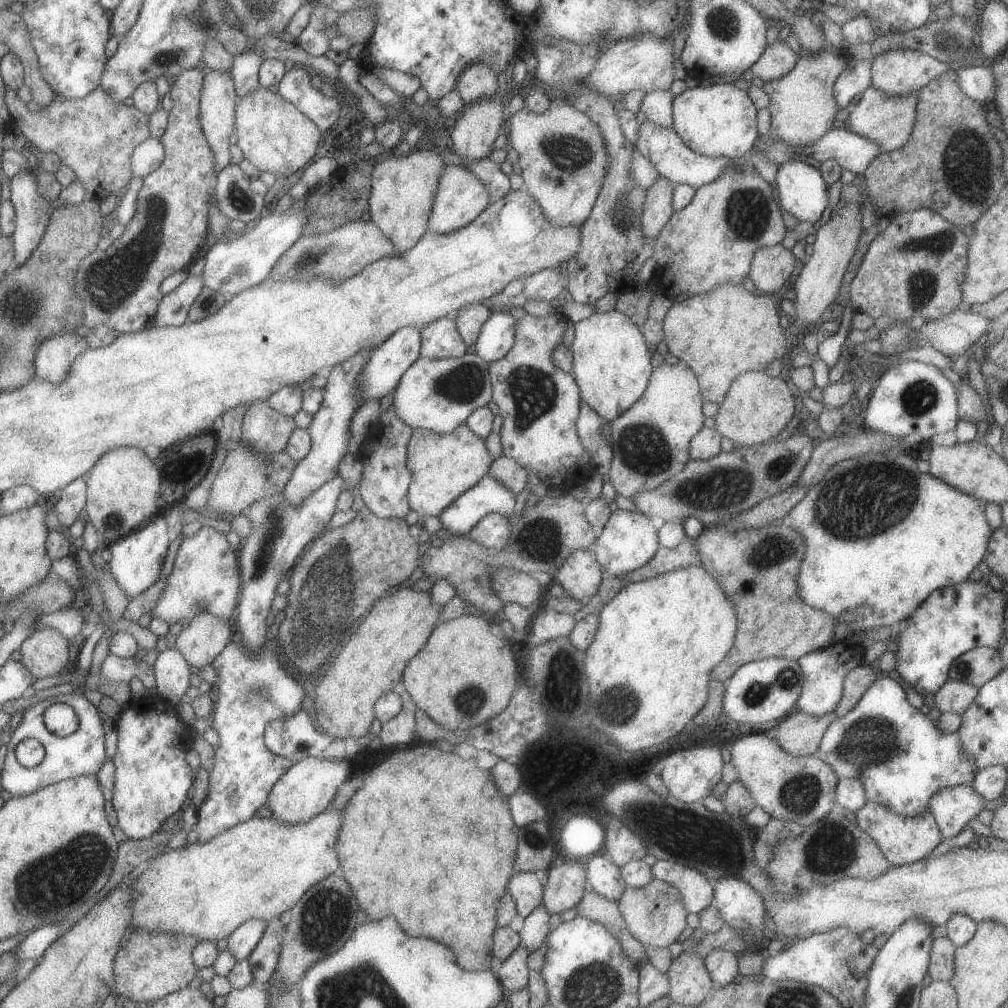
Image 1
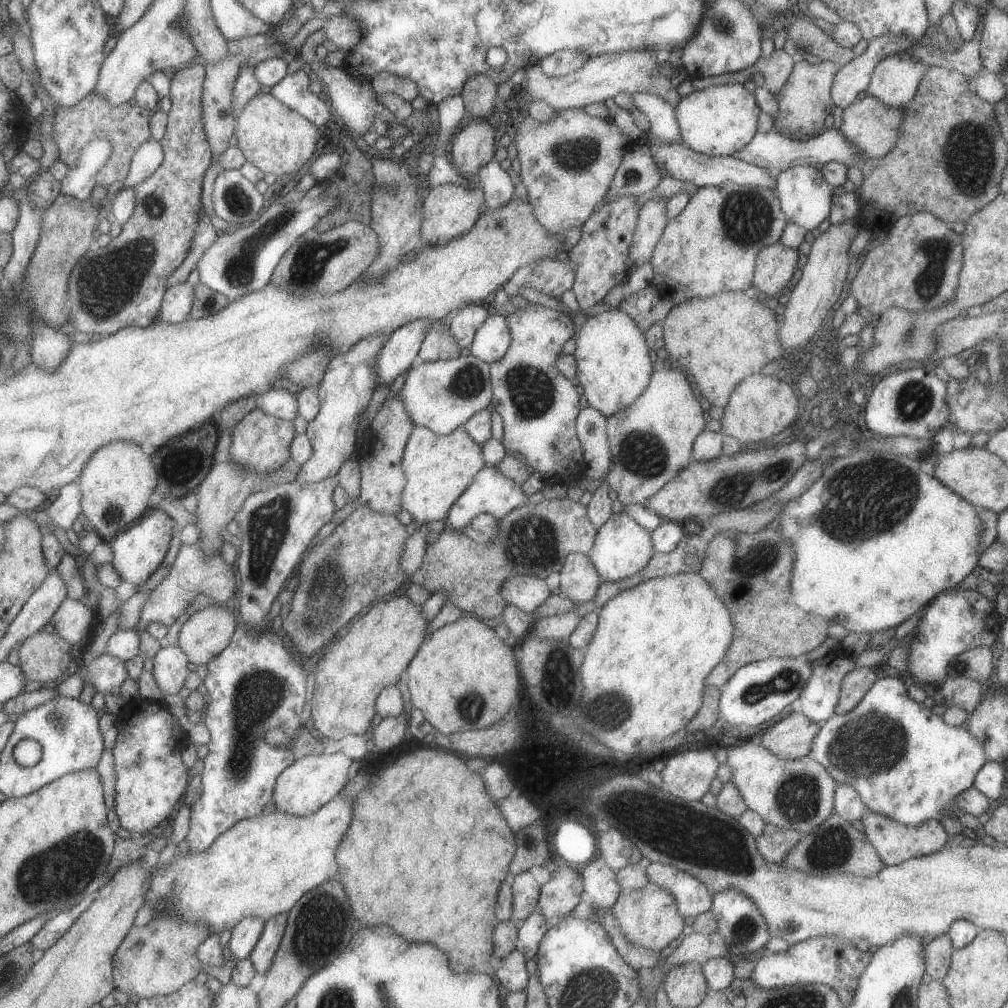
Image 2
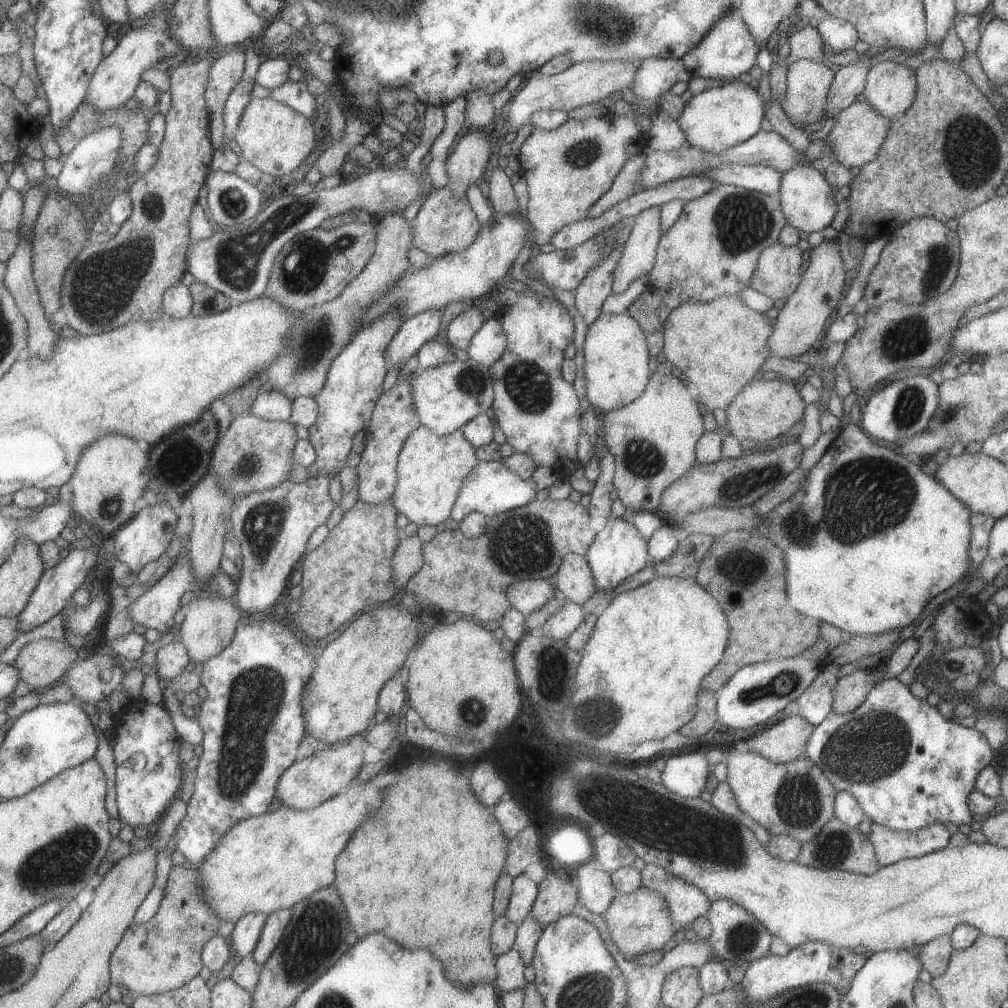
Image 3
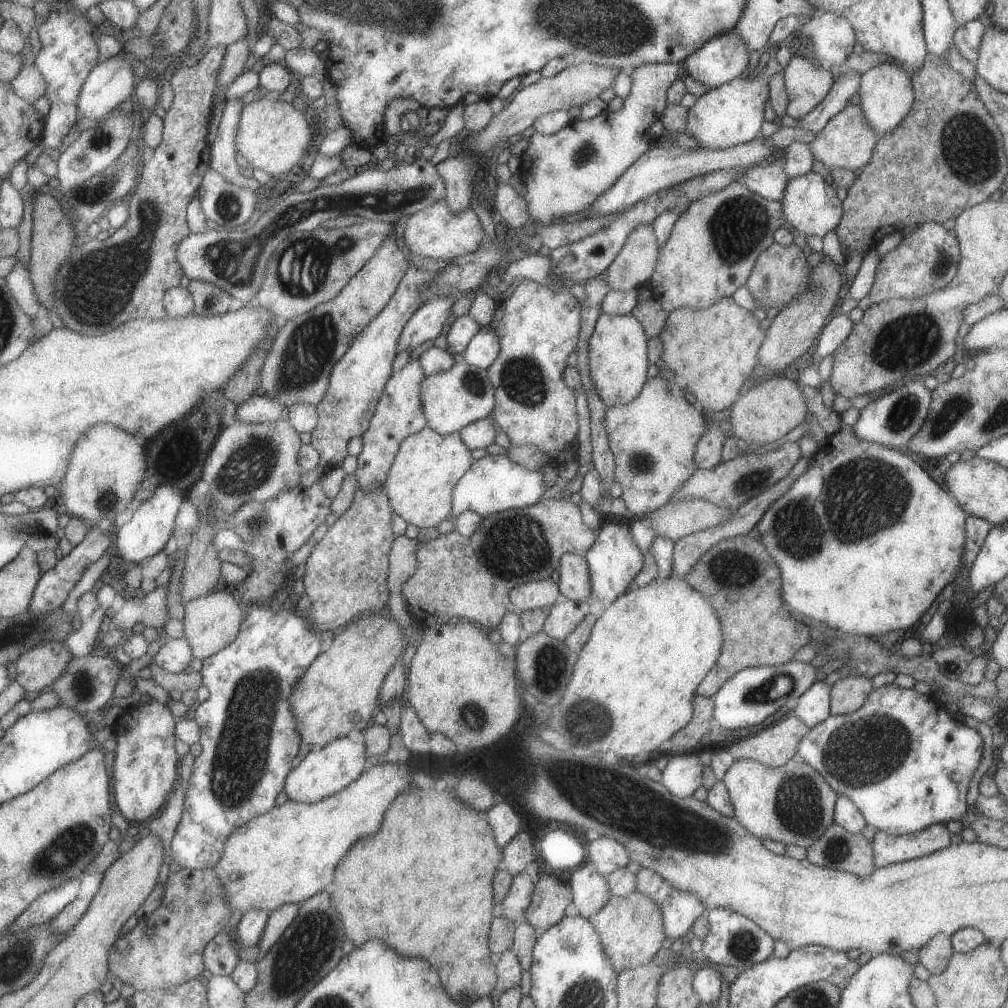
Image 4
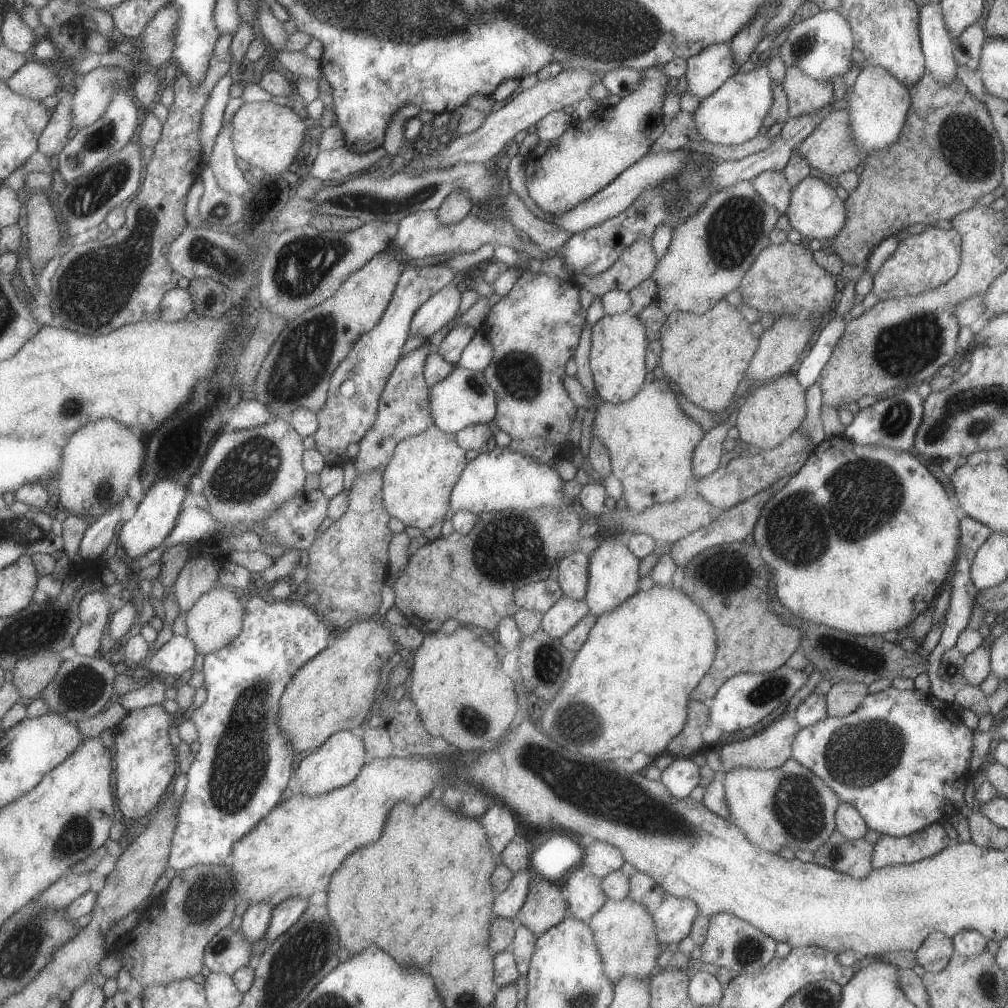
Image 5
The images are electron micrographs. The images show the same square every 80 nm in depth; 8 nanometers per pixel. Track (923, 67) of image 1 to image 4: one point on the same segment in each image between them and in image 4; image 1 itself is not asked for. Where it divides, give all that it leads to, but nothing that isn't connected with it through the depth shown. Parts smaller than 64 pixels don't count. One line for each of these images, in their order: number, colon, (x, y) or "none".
2: (894, 80)
3: (889, 89)
4: (885, 95)

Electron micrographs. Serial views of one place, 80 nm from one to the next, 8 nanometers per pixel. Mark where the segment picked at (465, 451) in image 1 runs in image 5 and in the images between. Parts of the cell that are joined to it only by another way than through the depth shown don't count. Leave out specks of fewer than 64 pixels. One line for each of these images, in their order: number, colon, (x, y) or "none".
2: (438, 468)
3: (429, 470)
4: (425, 469)
5: (416, 483)

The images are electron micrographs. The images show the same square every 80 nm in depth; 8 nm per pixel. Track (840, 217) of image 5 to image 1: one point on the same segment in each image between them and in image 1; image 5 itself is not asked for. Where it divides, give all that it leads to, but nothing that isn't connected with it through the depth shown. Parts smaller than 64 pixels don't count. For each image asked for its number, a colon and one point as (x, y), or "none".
1: (800, 188)
2: (805, 198)
3: (807, 203)
4: (809, 204)

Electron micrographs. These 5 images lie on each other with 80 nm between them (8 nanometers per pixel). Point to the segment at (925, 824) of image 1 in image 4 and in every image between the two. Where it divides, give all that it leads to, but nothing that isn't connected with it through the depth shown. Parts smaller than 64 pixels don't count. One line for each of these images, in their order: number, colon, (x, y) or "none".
2: (894, 842)
3: (889, 846)
4: (887, 849)

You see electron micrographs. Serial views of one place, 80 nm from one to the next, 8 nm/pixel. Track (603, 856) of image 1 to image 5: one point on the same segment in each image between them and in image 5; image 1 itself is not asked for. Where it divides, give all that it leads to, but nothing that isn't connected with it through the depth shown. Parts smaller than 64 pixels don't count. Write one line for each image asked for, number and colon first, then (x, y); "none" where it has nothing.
2: (600, 886)
3: (594, 889)
4: (589, 891)
5: (583, 894)

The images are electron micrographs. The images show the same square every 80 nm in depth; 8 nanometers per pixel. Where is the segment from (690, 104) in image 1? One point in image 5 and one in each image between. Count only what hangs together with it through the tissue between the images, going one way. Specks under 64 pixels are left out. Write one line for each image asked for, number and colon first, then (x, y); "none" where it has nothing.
2: (718, 120)
3: (716, 119)
4: (730, 114)
5: (733, 114)

